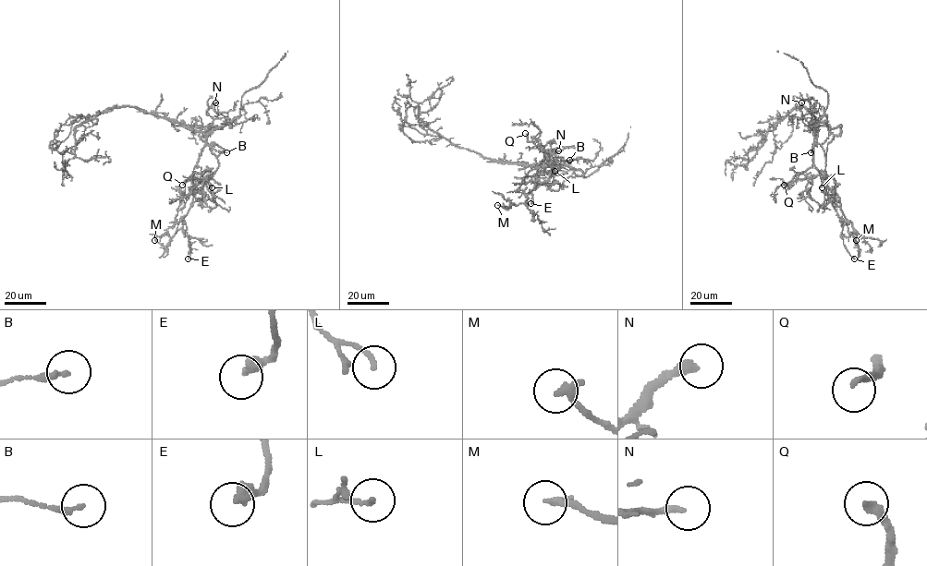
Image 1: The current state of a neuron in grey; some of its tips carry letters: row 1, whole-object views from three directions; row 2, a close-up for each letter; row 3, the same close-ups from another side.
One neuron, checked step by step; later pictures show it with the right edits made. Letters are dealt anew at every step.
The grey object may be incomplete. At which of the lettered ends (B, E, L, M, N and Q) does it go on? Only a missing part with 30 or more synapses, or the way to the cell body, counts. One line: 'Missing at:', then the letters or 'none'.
Missing at: Q

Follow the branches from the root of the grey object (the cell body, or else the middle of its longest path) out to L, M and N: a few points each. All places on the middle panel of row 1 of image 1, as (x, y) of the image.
L: (512, 163), (527, 165), (547, 162), (567, 173), (553, 175), (548, 172), (554, 171)
M: (512, 163), (548, 163), (540, 162), (536, 166), (537, 186), (527, 195), (524, 202), (508, 207), (497, 205)
N: (512, 163), (527, 165), (547, 162), (555, 151), (550, 150), (558, 150)

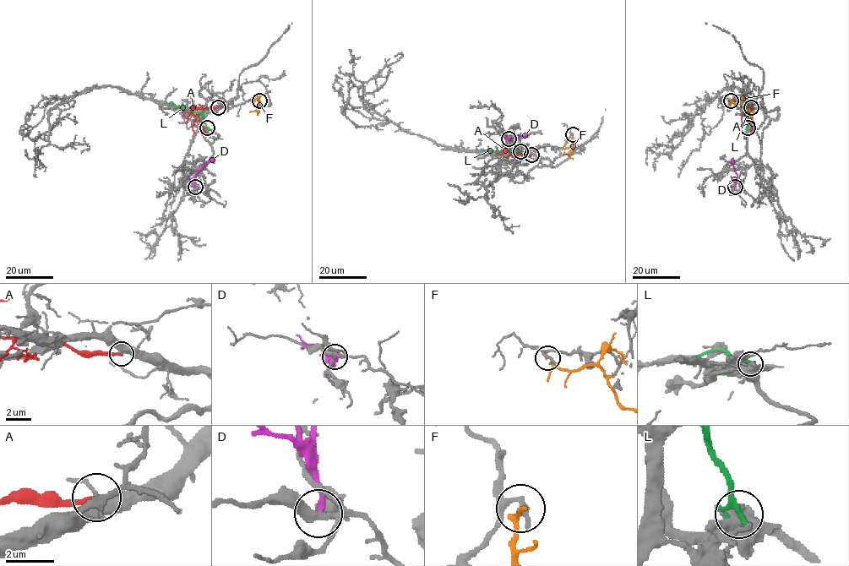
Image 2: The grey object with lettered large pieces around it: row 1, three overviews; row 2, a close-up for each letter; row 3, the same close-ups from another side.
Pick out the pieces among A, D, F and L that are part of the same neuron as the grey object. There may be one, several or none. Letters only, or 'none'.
none

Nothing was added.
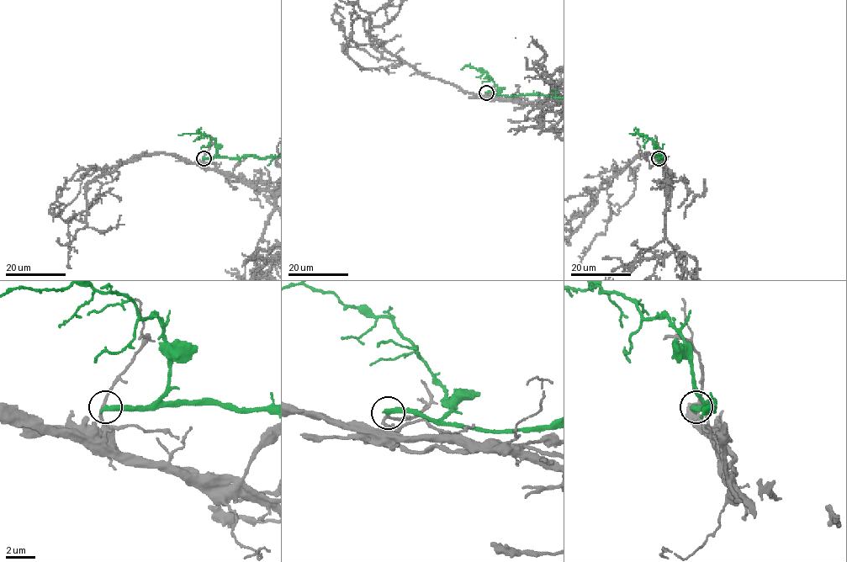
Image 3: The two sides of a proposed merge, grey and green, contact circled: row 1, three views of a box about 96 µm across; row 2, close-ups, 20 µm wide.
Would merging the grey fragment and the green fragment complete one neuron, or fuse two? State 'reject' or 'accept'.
reject

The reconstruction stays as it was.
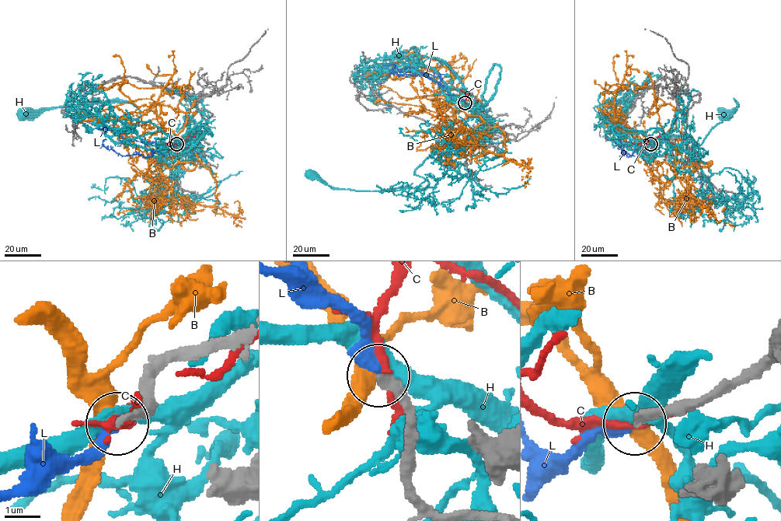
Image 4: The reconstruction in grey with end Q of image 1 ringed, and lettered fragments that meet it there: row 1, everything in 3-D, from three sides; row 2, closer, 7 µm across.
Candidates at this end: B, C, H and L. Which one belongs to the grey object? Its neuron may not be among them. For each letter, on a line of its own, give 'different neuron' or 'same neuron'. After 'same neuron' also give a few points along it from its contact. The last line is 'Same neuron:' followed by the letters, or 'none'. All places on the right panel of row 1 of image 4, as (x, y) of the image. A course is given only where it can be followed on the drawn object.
B: different neuron
C: different neuron
H: different neuron
L: same neuron; course (650, 144), (643, 148), (631, 142), (620, 141), (617, 138), (618, 132), (613, 128)
Same neuron: L

